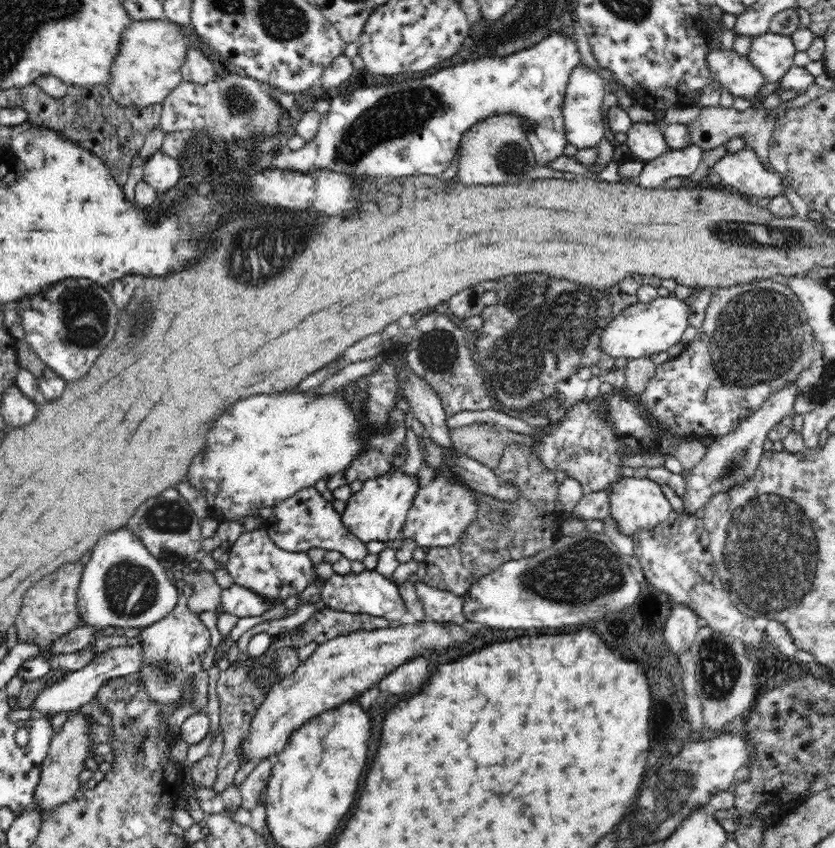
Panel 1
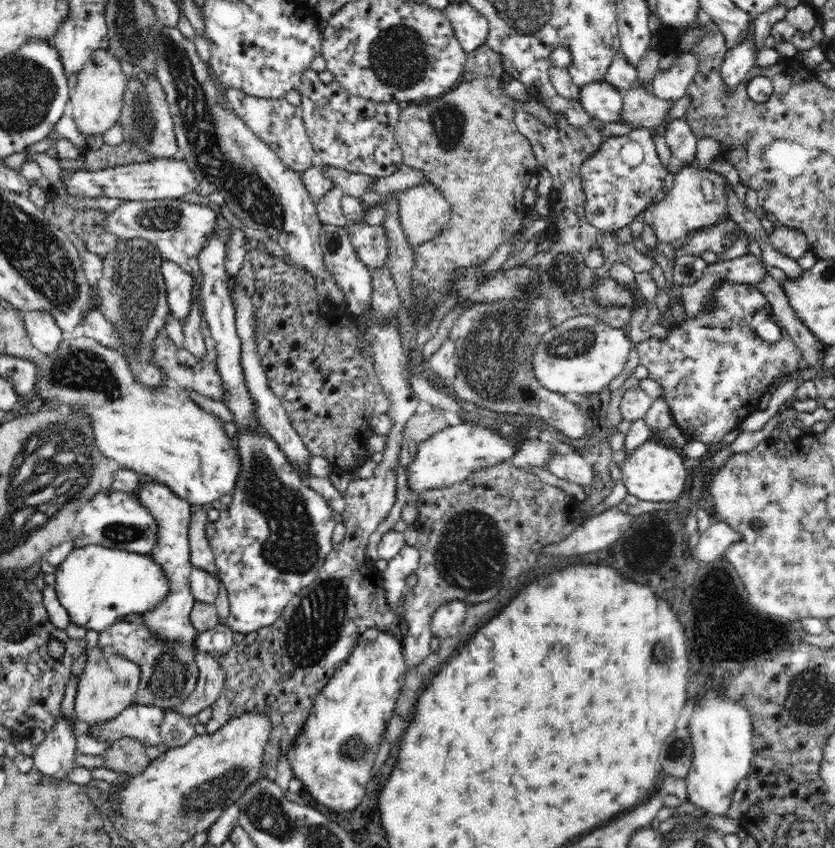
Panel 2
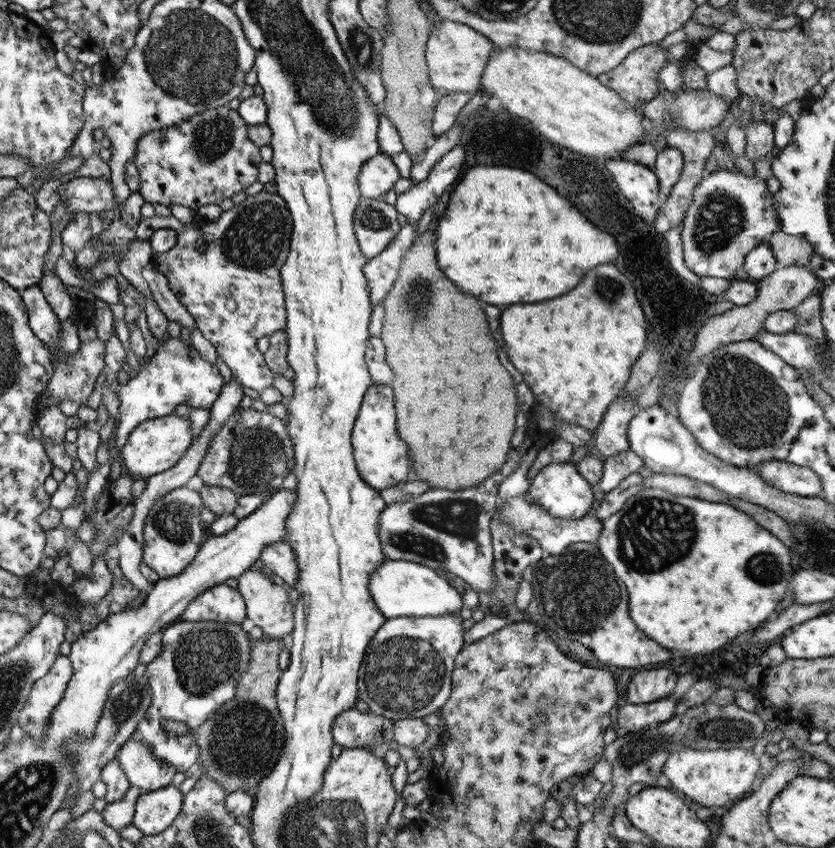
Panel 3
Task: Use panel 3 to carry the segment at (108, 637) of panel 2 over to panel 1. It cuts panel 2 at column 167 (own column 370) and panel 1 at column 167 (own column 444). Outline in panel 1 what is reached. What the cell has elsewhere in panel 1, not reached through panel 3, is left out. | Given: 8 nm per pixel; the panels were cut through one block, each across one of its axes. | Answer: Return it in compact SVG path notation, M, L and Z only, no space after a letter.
M178 602L172 612L151 624L139 634L143 663L139 673L152 700L160 704L176 702L186 690L188 678L202 667L206 648L210 646L210 630L185 602Z

